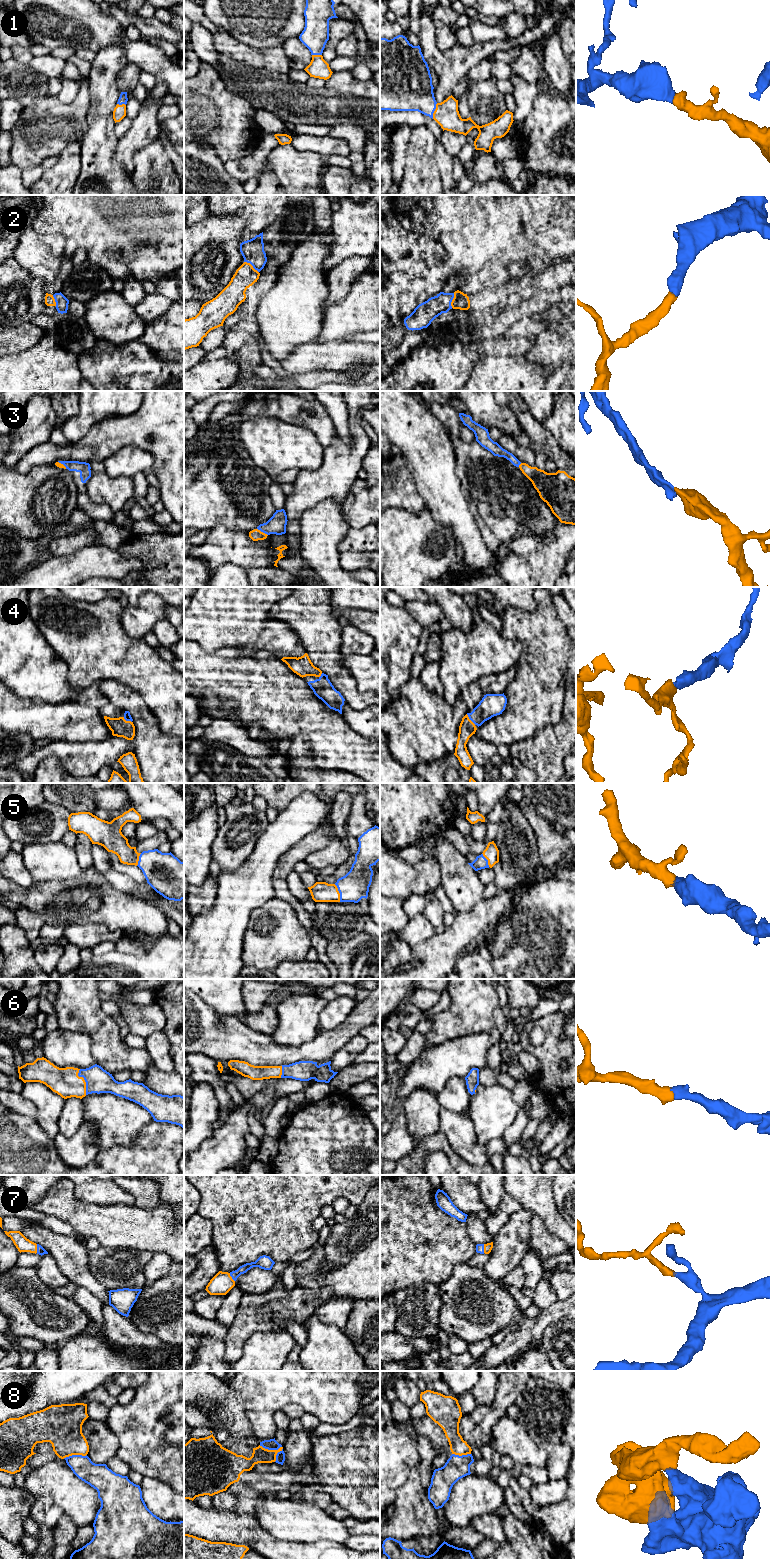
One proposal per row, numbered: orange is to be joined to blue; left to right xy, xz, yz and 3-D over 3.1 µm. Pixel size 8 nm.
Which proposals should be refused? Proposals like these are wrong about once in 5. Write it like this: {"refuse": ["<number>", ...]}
{"refuse": ["8"]}

